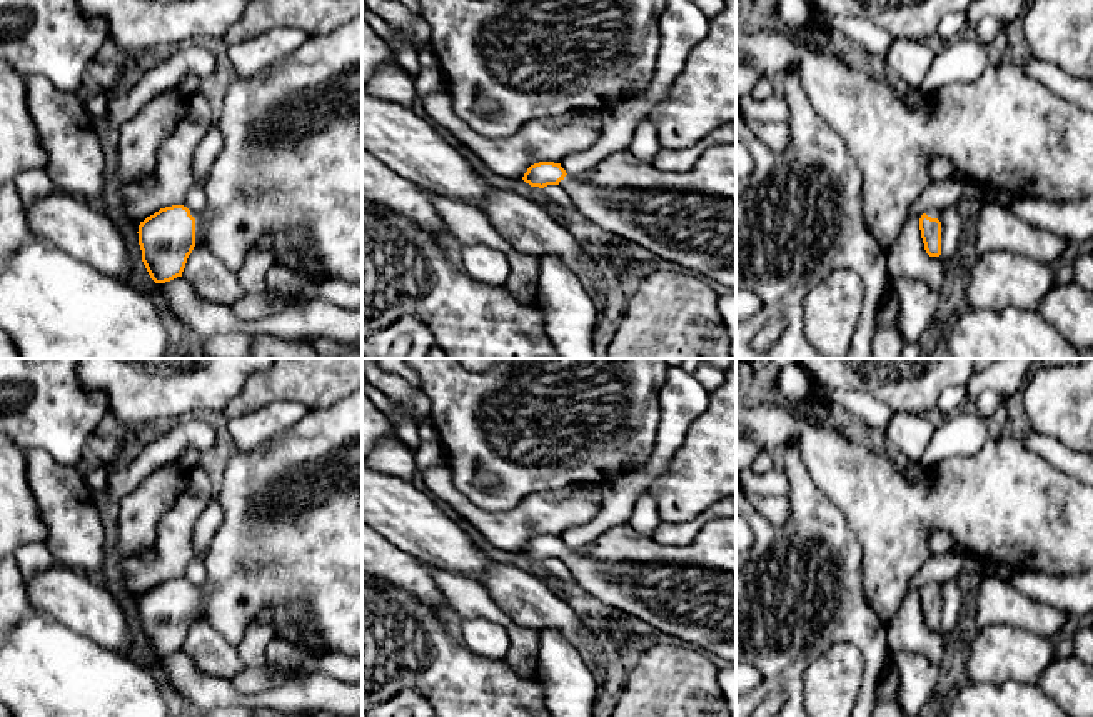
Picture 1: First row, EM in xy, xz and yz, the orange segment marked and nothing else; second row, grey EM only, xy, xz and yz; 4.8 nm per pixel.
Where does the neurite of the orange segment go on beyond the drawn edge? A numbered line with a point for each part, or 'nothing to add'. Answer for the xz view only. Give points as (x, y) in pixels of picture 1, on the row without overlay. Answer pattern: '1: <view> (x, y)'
1: xz (690, 592)

